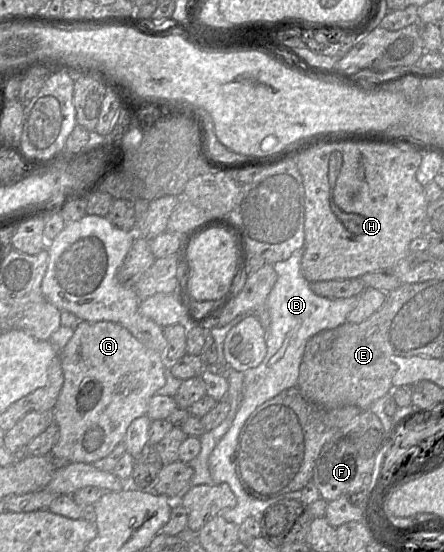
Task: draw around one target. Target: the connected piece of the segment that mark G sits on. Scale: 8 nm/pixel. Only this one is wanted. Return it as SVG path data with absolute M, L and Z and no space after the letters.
M79 321L65 347L59 352L64 382L52 410L59 438L49 456L57 464L93 463L108 454L123 441L129 425L145 416L151 398L166 383L161 354L145 347L126 328L109 321Z

